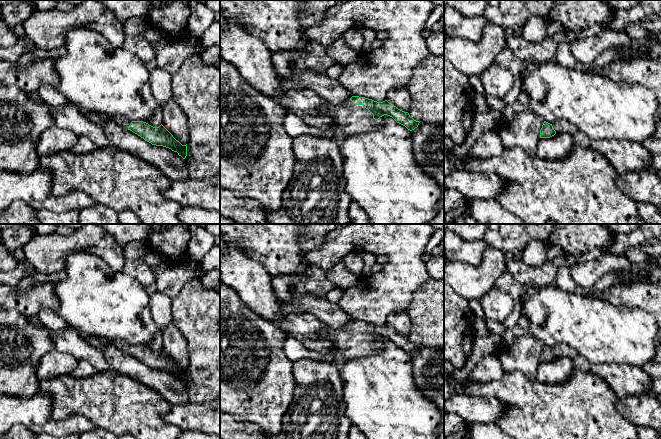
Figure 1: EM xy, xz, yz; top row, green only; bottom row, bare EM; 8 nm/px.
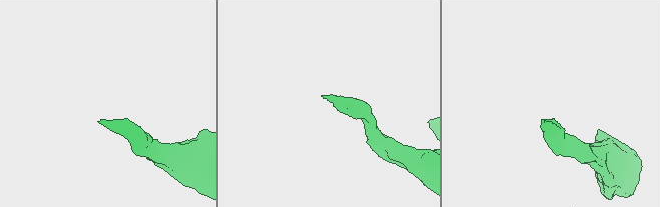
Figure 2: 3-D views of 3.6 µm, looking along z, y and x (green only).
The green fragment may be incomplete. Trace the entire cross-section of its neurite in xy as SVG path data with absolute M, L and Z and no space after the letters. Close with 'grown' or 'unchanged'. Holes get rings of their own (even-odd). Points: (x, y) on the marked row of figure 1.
M79 109L80 112L90 121L100 126L108 121L113 121L126 127L128 130L137 134L145 141L156 146L163 146L177 152L183 159L187 156L187 144L182 145L173 135L161 124L159 127L153 127L143 121L129 121L120 115L107 115L98 111Z; grown

